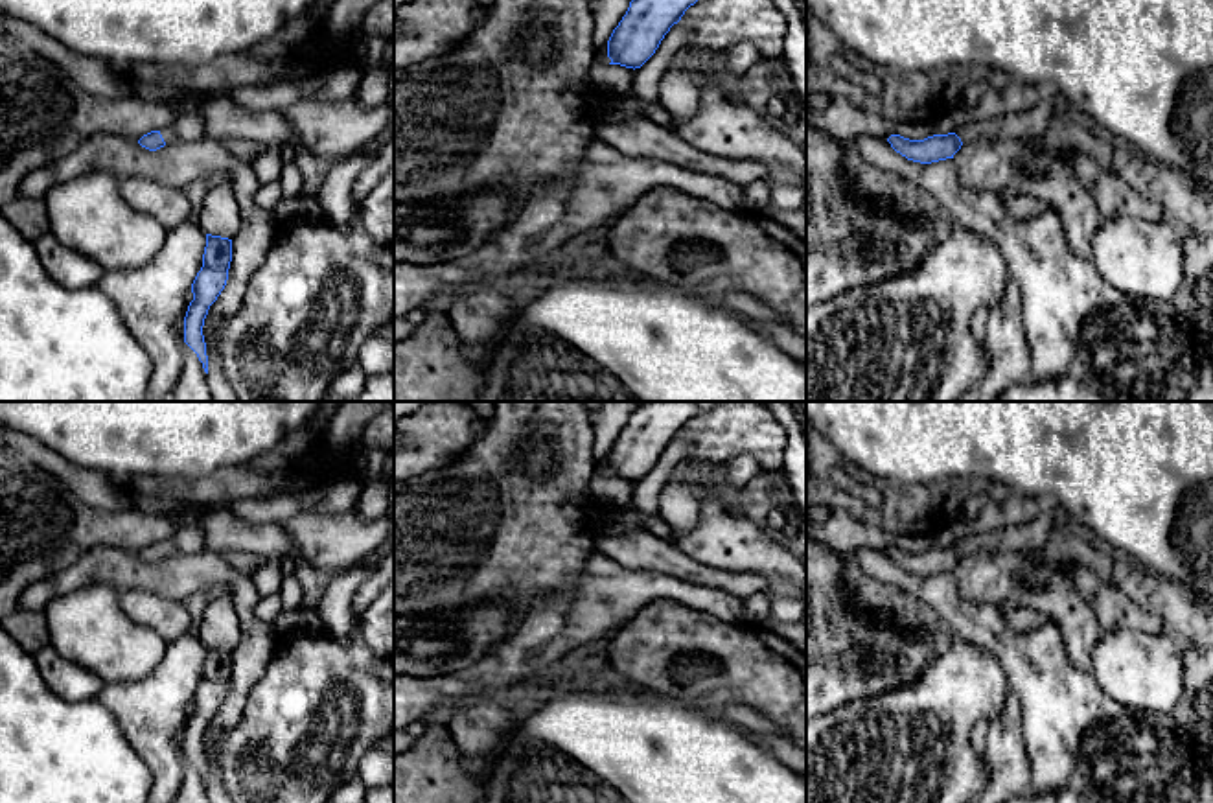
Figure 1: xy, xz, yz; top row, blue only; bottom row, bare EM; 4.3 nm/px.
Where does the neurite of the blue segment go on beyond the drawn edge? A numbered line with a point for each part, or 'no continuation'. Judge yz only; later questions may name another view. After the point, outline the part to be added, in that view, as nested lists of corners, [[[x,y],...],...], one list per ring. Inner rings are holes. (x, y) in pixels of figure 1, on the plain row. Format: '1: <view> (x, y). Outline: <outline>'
1: yz (1028, 538). Outline: [[[1047,503],[1044,512],[1029,523],[966,536],[953,545],[961,551],[963,558],[983,551],[1014,551],[1022,554],[1034,554],[1044,551],[1047,545],[1053,529],[1053,516],[1053,508]]]

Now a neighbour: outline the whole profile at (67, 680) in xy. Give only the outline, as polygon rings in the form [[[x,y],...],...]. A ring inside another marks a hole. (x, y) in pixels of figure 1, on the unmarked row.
[[[52,645],[35,654],[35,661],[52,692],[70,704],[96,698],[105,685],[92,670],[61,658]]]

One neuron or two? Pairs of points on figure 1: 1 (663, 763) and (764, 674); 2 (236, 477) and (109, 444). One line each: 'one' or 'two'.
1: two
2: two

